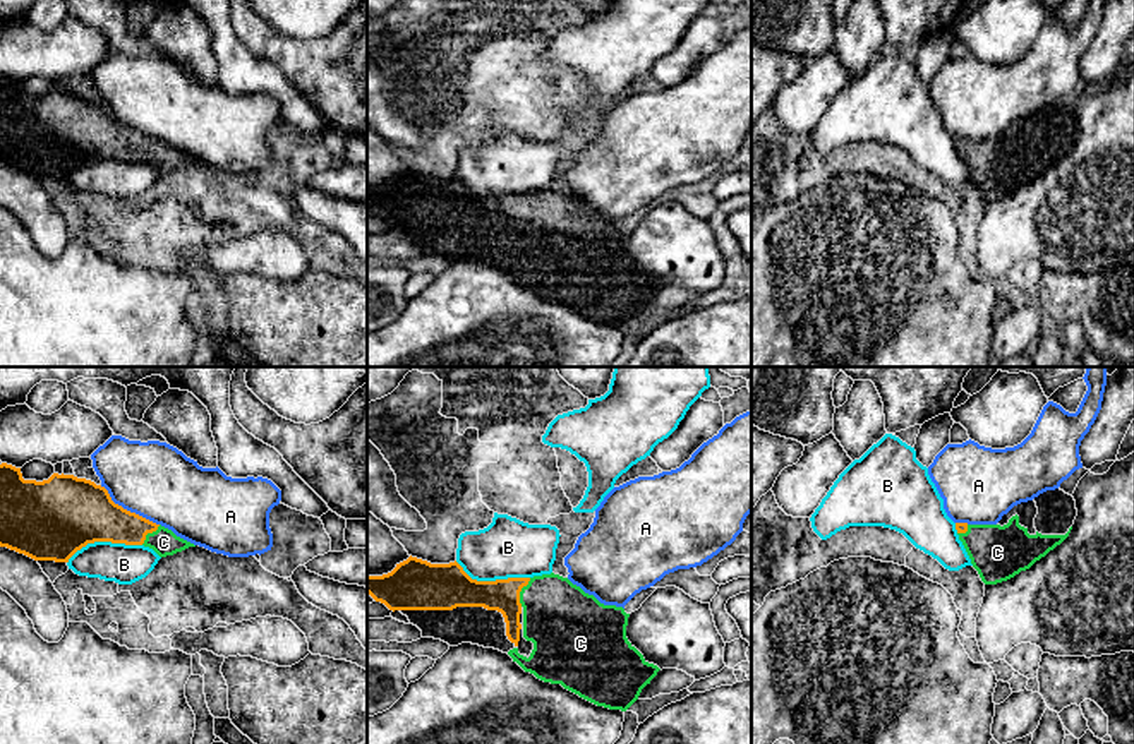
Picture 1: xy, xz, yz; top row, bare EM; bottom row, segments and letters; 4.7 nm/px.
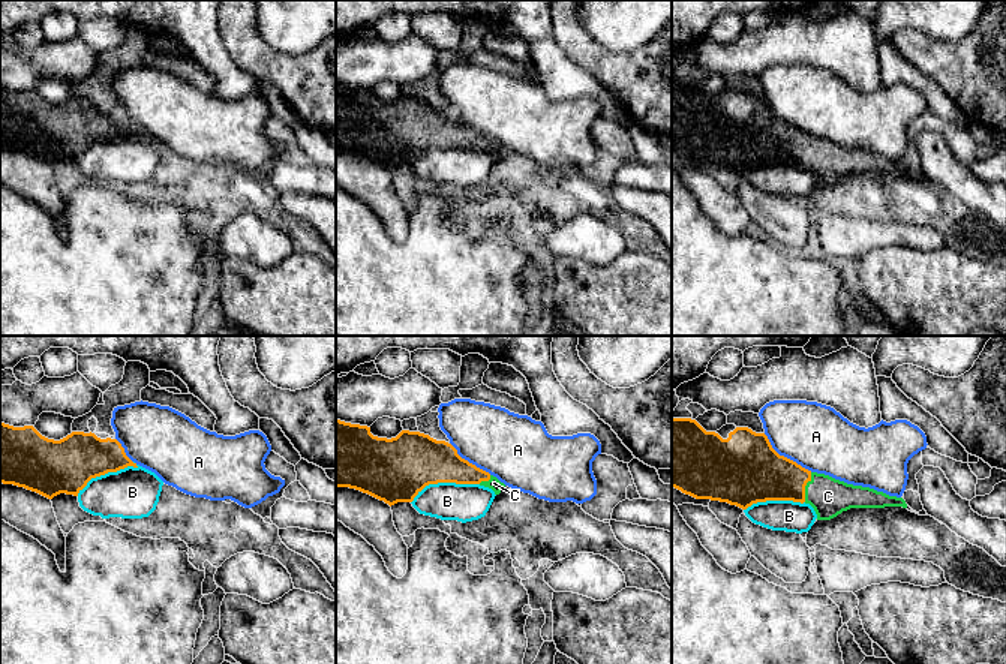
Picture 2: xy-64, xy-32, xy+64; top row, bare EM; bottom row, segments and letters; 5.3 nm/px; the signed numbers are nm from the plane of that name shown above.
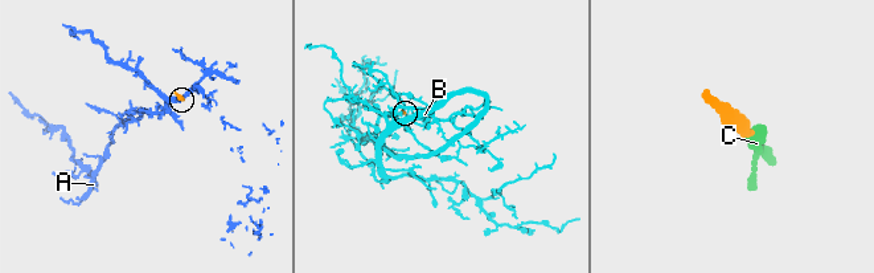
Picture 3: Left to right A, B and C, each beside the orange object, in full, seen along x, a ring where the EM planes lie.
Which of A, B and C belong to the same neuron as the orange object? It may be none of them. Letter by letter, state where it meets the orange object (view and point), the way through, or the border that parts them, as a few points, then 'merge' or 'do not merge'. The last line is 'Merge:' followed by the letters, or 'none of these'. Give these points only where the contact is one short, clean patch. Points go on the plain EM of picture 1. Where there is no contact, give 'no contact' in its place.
A: meets orange in xy at (126, 126); border along xy (100, 102), (115, 119), (158, 141); do not merge
B: meets orange in xy at (103, 156); do not merge
C: meets orange in xz at (520, 206); runs through xz (503, 211), (520, 206), (534, 210), (561, 237); merge
Merge: C

